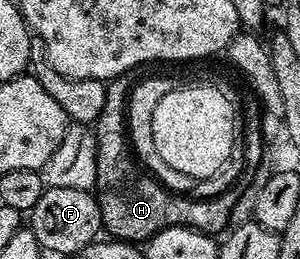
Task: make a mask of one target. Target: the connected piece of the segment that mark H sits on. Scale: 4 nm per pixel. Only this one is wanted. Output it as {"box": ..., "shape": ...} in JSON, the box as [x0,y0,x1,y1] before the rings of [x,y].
{"box":[94,72,241,243],"shape":[[[131,72],[113,77],[107,82],[106,107],[102,107],[102,115],[98,115],[94,122],[98,159],[94,196],[100,208],[103,232],[109,238],[129,243],[147,243],[154,235],[158,235],[158,231],[166,231],[170,227],[186,227],[209,235],[223,234],[233,224],[232,212],[235,211],[236,205],[241,204],[239,188],[229,187],[216,197],[193,197],[173,193],[138,164],[130,148],[126,112],[128,94],[137,80],[137,74]]]}

